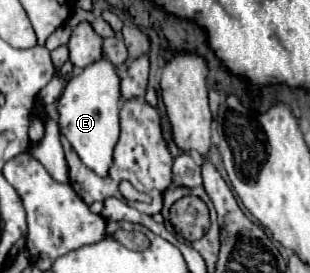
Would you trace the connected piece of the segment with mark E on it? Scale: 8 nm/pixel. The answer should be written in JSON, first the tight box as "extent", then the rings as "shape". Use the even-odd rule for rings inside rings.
{"extent":[57,57,121,175],"shape":[[[103,57],[101,61],[87,65],[83,73],[71,77],[63,89],[57,109],[59,109],[61,133],[69,139],[81,161],[87,167],[91,167],[97,175],[107,175],[113,161],[113,149],[119,141],[121,131],[119,125],[121,87],[115,65],[107,57]]]}

